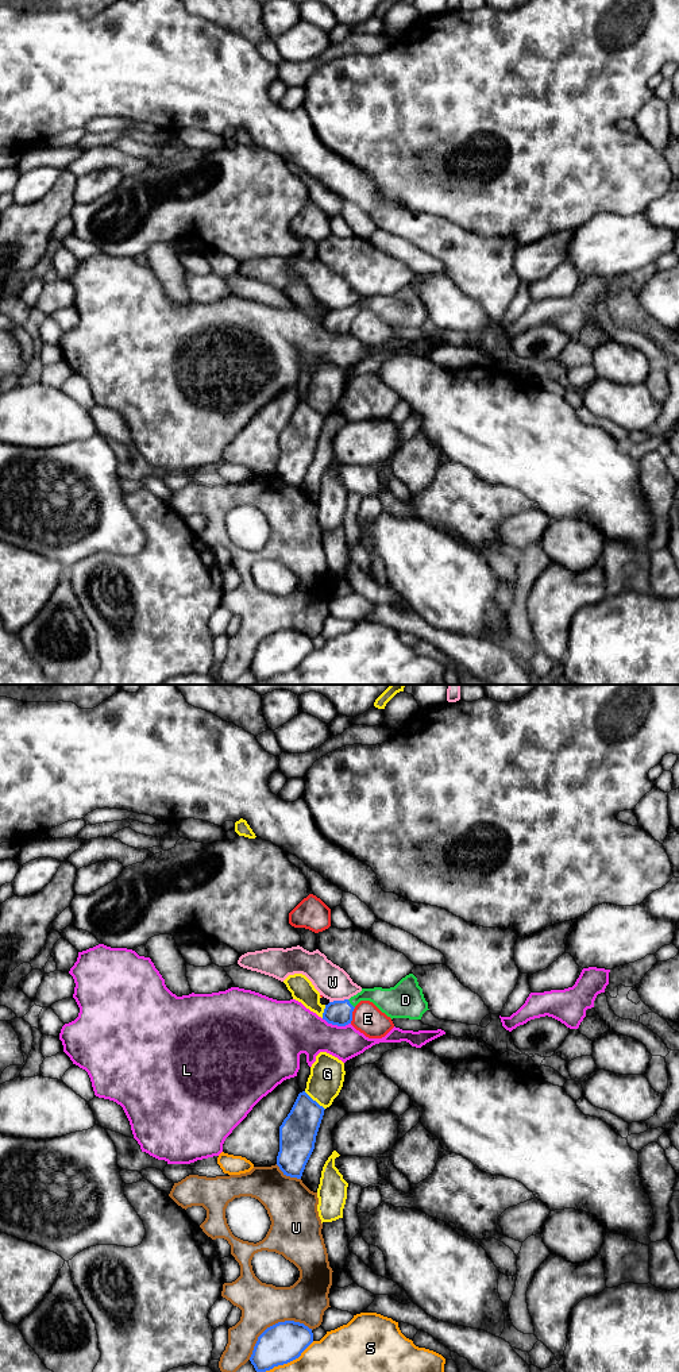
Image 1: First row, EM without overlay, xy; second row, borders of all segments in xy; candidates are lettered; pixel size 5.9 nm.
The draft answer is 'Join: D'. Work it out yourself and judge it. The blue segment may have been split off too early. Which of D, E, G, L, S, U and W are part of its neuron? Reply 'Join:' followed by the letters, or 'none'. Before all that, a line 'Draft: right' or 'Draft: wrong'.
Draft: right
Join: D

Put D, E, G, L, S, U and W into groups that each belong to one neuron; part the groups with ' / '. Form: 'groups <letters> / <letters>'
groups D / E / G / L / S / U / W

